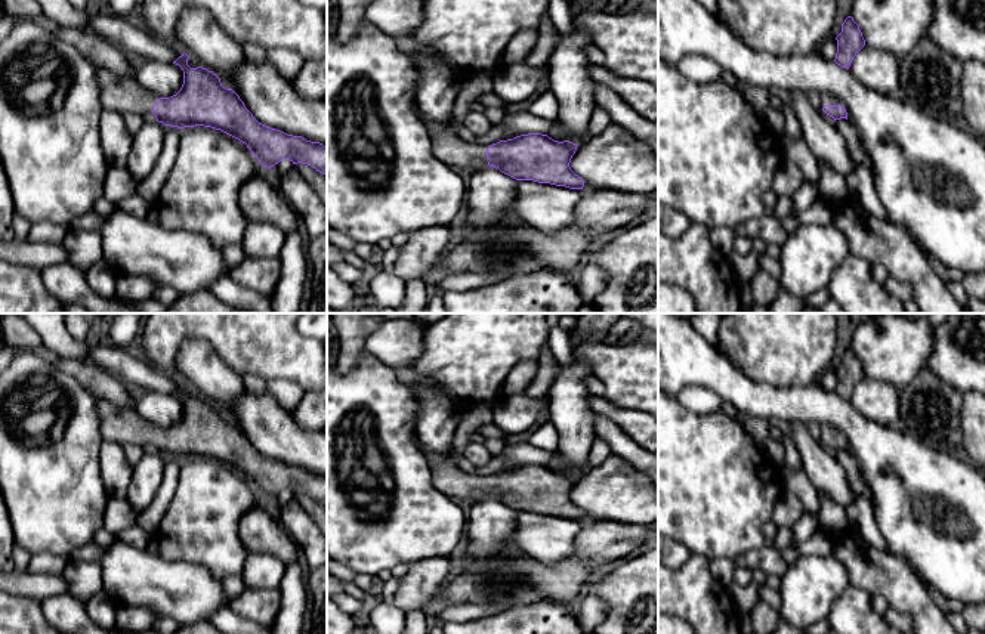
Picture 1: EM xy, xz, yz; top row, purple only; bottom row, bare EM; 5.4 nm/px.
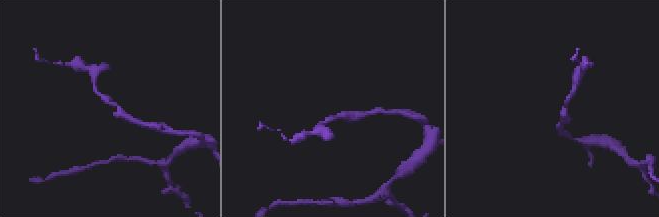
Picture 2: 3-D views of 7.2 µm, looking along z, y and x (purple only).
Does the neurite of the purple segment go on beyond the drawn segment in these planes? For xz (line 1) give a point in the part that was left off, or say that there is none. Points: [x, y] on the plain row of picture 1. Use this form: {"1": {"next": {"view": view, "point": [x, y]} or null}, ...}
{"1": {"next": {"view": "xz", "point": [450, 479]}}}

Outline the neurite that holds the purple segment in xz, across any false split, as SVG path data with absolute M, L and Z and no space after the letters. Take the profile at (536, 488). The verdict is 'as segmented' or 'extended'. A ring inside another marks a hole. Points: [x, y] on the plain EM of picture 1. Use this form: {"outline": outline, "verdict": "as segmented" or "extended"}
{"outline": "M419 439L417 446L429 461L433 486L450 498L478 501L490 497L516 511L534 511L569 520L584 517L584 511L569 498L578 474L558 473L547 466L528 464L485 477L463 471L451 457L442 458L424 452Z", "verdict": "extended"}

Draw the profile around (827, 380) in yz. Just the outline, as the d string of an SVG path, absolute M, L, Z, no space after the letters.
M830 367L824 371L818 378L818 386L825 392L834 392L837 384L837 371L836 368Z

